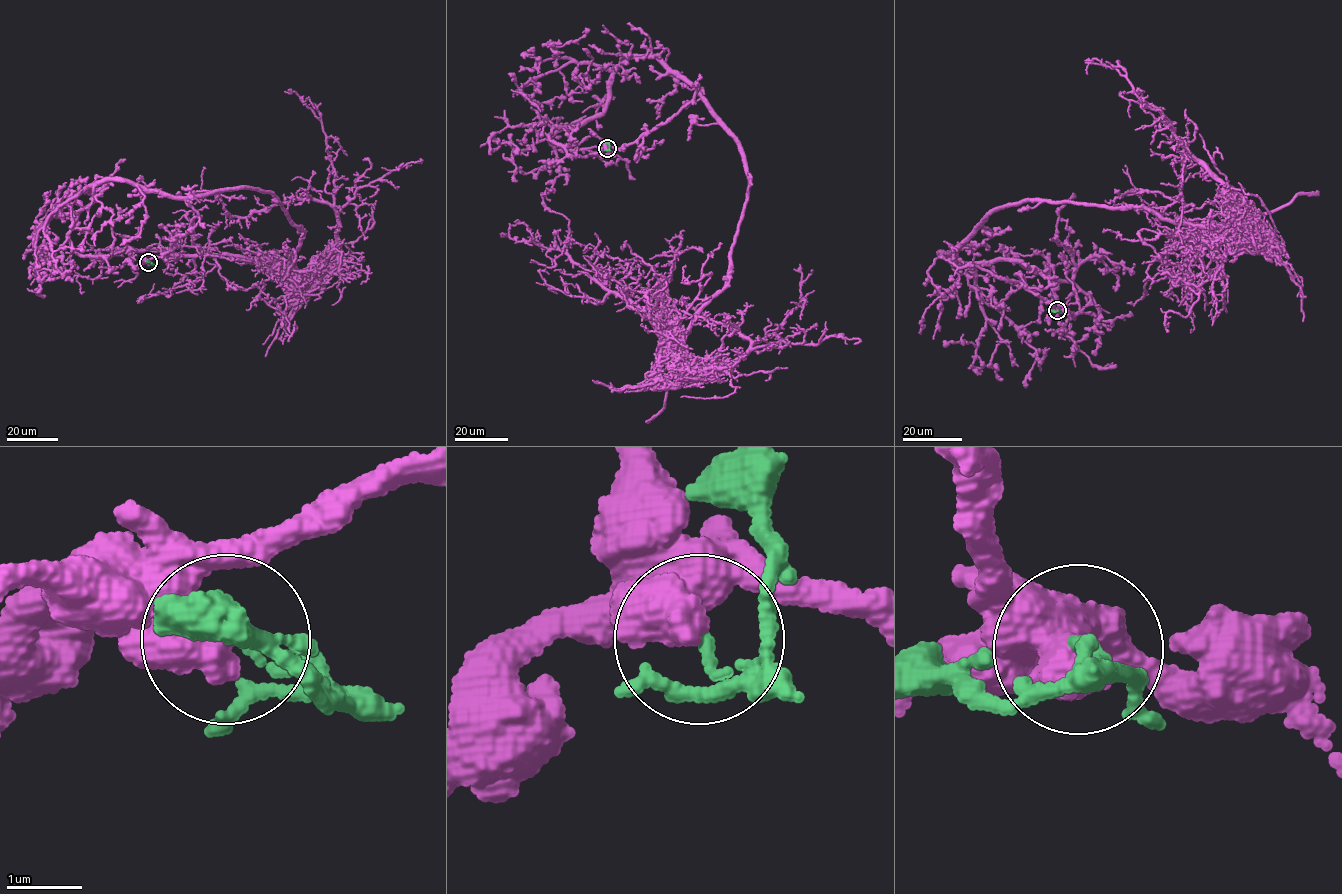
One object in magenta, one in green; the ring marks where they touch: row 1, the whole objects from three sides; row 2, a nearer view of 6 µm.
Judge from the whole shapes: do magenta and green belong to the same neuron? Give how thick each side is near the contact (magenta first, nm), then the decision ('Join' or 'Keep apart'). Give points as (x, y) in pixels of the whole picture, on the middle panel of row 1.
Thickness 700 nm (magenta) against 100 nm. Keep apart

